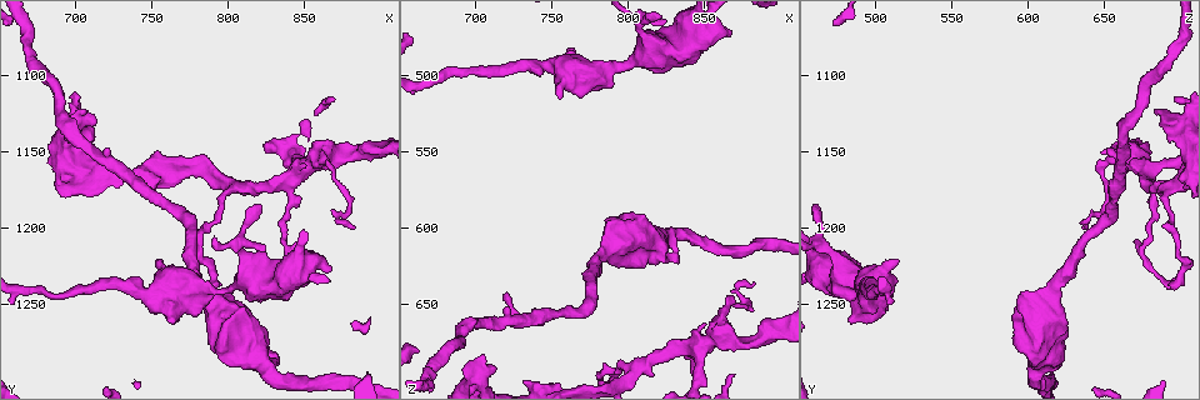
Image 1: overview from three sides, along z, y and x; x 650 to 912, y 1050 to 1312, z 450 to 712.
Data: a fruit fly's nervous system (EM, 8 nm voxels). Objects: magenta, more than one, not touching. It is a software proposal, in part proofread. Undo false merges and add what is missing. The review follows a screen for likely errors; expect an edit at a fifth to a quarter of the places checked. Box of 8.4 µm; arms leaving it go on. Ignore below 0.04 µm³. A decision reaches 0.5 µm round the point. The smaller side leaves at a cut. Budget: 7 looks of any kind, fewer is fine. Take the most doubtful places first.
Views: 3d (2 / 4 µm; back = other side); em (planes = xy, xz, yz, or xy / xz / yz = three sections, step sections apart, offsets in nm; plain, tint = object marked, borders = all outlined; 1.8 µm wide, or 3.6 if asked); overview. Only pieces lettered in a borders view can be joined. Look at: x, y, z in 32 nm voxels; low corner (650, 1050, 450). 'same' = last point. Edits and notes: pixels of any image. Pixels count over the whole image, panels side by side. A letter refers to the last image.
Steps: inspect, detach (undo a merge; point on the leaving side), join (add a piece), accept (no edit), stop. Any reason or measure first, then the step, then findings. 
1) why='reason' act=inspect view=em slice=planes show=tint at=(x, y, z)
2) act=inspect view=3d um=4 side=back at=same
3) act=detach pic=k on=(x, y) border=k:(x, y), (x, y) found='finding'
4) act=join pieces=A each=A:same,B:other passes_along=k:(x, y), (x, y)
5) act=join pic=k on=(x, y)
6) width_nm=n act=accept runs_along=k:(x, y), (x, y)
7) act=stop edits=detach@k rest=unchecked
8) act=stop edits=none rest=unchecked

why='stops while still wide' act=inspect view=em um=3.6 slice=planes show=plain at=(834, 1286, 624)

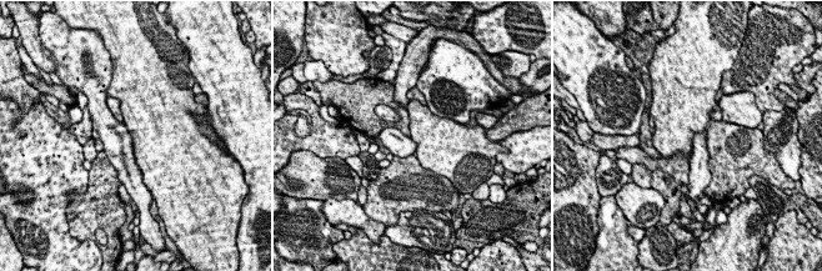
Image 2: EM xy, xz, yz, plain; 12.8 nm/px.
why='what lies round it' act=inspect view=em um=3.6 slice=planes show=borders at=same

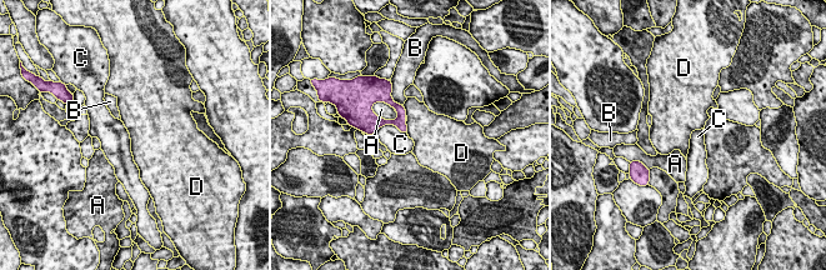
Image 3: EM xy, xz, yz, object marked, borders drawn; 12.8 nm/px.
act=accept each=A:other,B:other,C:other,D:other border=3:(405, 121), (408, 133) found='no lettered piece goes on from it'

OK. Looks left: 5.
why='thin end' act=inspect view=3d um=4 at=(884, 1198, 636)

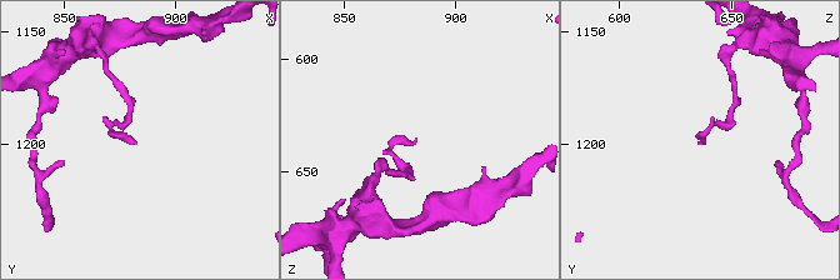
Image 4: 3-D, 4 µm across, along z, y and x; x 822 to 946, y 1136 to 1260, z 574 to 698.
act=inspect view=em slice=yz step=4 show=borders at=(883, 1198, 636)

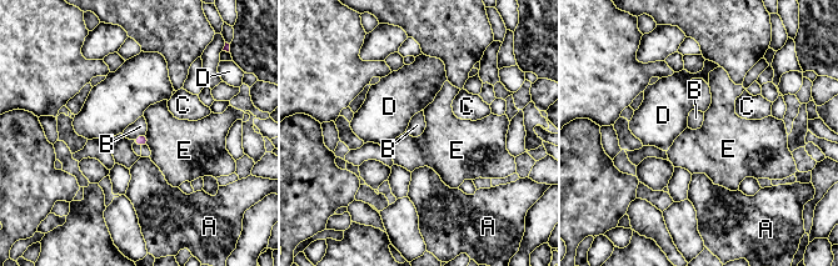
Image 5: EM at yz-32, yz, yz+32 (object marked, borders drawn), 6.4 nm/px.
act=inspect view=em slice=planes show=borders at=same

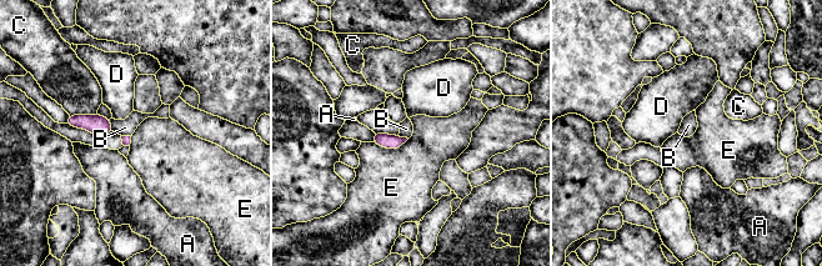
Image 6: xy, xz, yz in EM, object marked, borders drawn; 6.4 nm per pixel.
longest_contact=E:240nm act=accept each=A:other,B:other,C:other,D:other,E:other border=6:(109, 119), (115, 131) found='none of them fits'

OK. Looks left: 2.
why='calibre changes' act=inspect view=3d um=4 at=(742, 1242, 496)

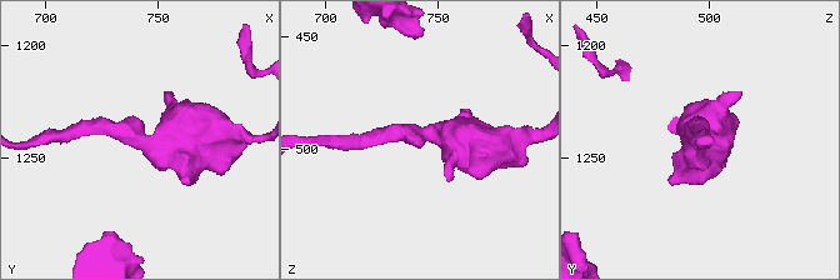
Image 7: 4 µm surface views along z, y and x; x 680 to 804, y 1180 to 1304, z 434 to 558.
arm_widths_nm=220,600 why='now the EM' act=inspect view=em slice=planes show=borders at=(742, 1241, 494)

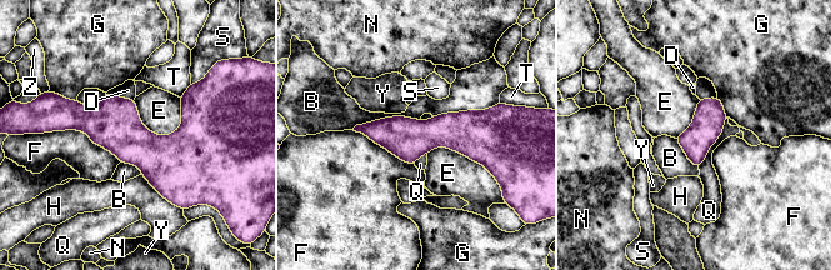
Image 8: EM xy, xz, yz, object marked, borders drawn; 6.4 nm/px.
longest_contact=F:500nm act=accept each=B:other,D:other,E:other,F:other,G:other,H:other,N:other,Q:other,S:other,T:other,Y:other,Z:other runs_along=8:(359, 128), (386, 133), (491, 133) found='all the same neuron'

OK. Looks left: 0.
act=stop edits=none rest=unchecked

